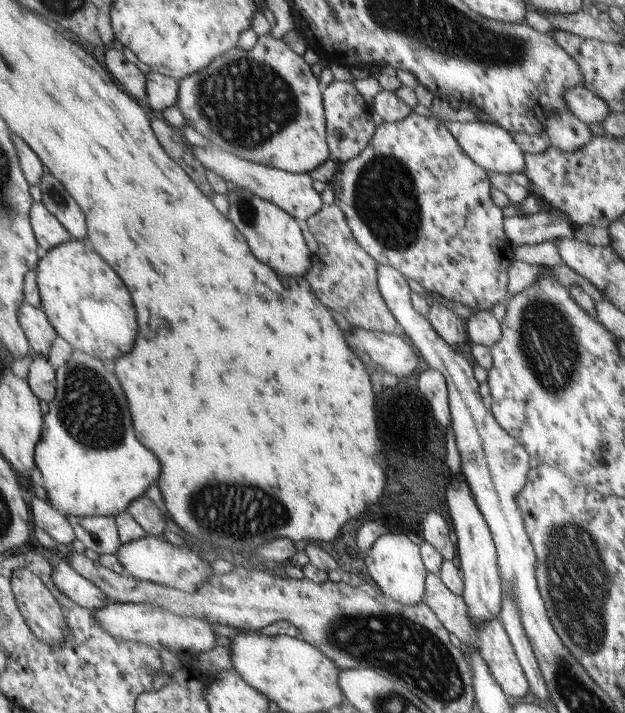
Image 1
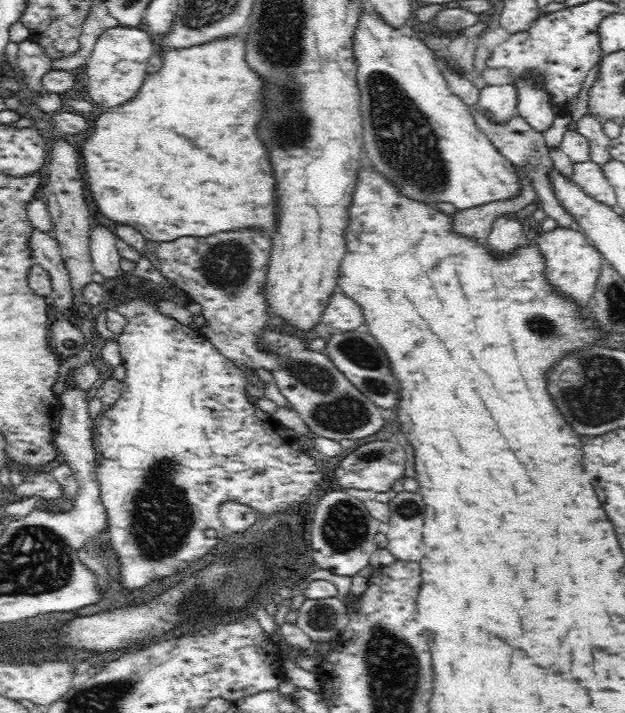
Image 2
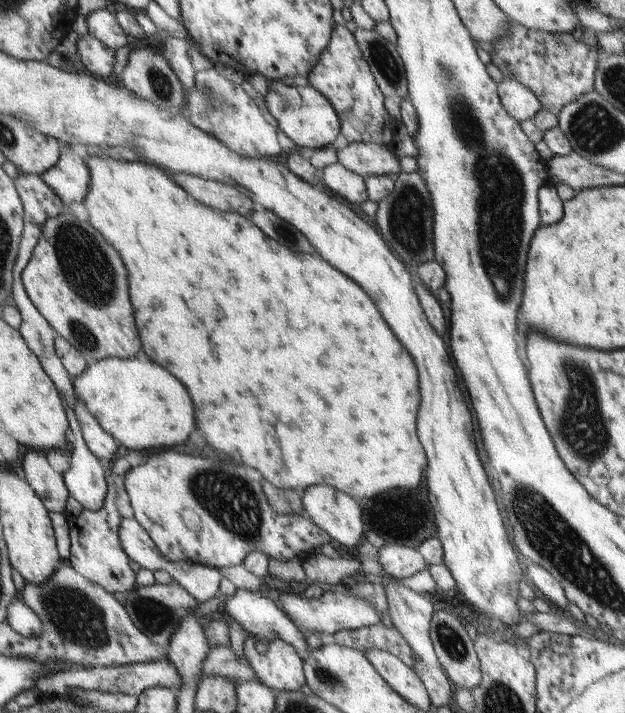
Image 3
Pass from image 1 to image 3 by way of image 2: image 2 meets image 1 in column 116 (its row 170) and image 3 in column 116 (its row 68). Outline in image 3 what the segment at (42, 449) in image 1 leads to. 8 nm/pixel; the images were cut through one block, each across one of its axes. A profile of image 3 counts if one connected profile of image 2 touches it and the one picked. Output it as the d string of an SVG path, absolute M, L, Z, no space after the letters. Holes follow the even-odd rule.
M141 356L130 359L109 357L90 363L88 369L73 380L76 394L80 401L86 404L88 411L114 439L126 448L140 452L149 448L175 448L189 440L191 432L195 430L195 406L187 392L187 388L163 366L147 360Z

